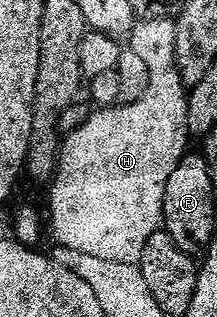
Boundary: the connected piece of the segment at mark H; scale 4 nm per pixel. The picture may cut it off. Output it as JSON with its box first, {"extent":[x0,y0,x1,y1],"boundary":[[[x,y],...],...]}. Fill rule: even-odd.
{"extent":[51,17,188,264],"boundary":[[[151,17],[148,23],[140,22],[129,36],[130,50],[143,57],[149,68],[149,89],[136,103],[116,106],[105,110],[105,121],[113,129],[102,137],[102,142],[89,143],[89,169],[75,171],[85,167],[73,167],[69,161],[59,163],[58,172],[53,180],[51,191],[51,217],[59,243],[64,247],[81,249],[93,257],[105,257],[109,261],[138,264],[145,249],[145,241],[153,237],[163,227],[163,206],[165,189],[173,169],[188,154],[187,139],[187,96],[188,88],[183,82],[180,68],[177,66],[178,29],[176,20],[171,17]],[[87,201],[91,201],[91,211],[87,211]]]}

